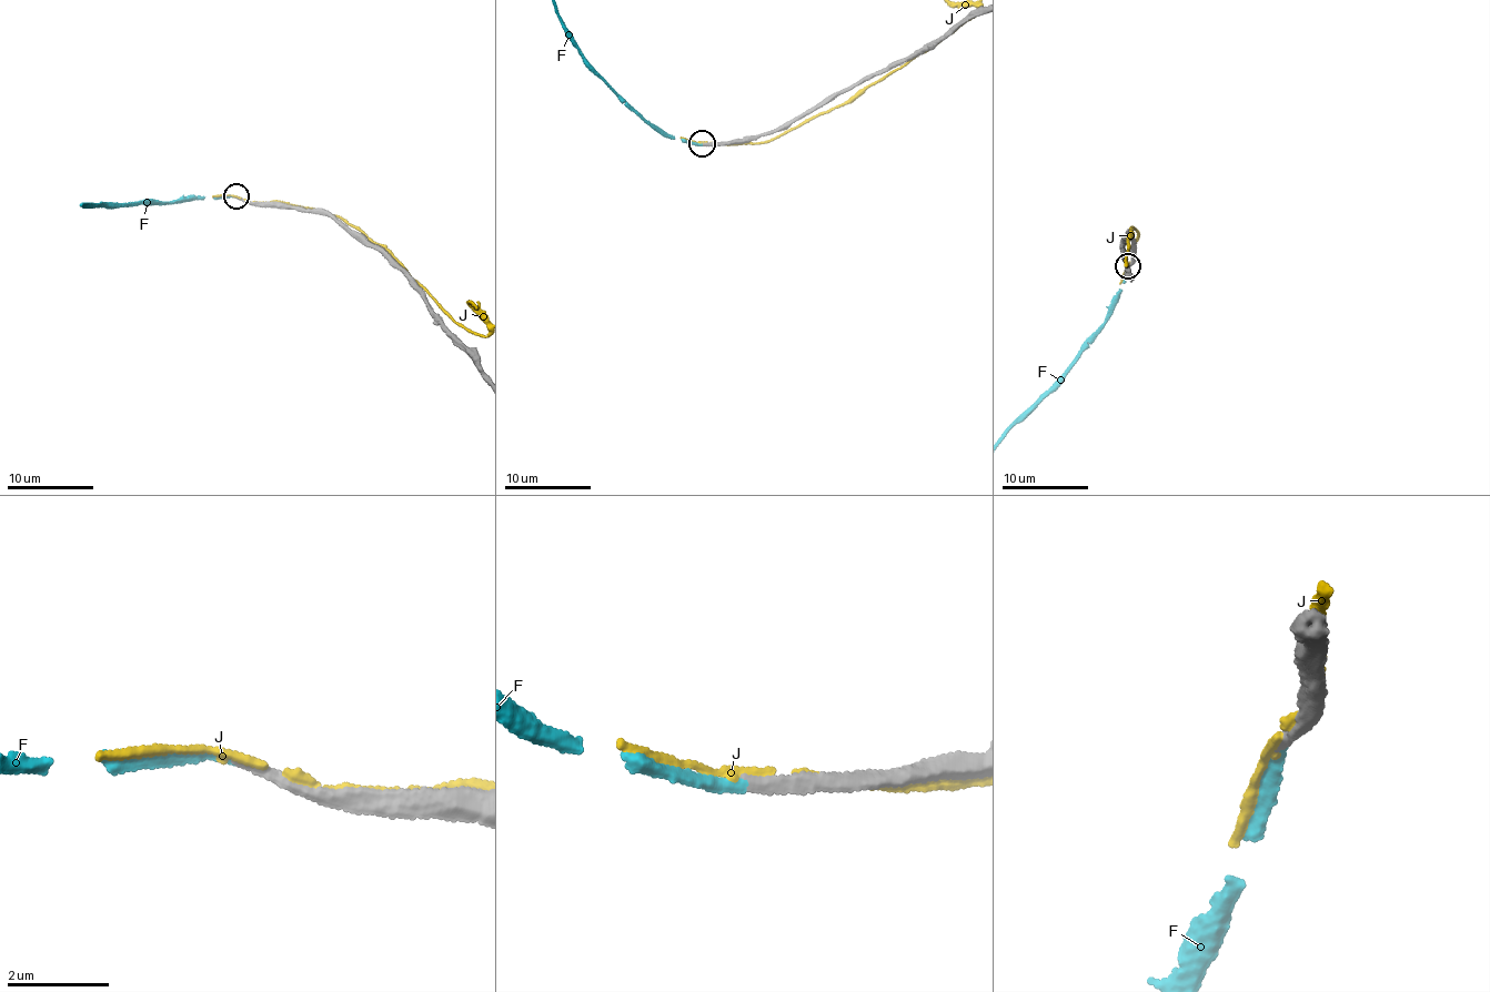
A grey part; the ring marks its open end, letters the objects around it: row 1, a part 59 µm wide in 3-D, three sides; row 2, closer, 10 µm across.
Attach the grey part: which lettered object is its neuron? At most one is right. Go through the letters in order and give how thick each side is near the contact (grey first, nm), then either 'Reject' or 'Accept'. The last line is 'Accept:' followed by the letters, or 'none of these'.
F: Thickness 280 nm (grey) against 260 nm. Accept
J: Thickness 280 nm (grey) against 180 nm. Reject
Accept: F

